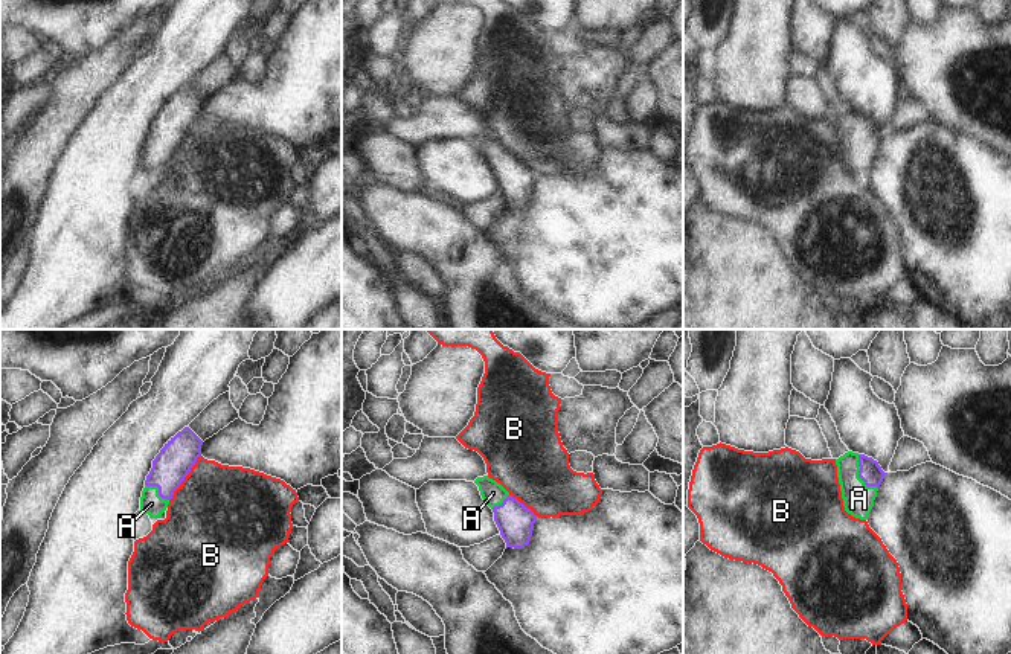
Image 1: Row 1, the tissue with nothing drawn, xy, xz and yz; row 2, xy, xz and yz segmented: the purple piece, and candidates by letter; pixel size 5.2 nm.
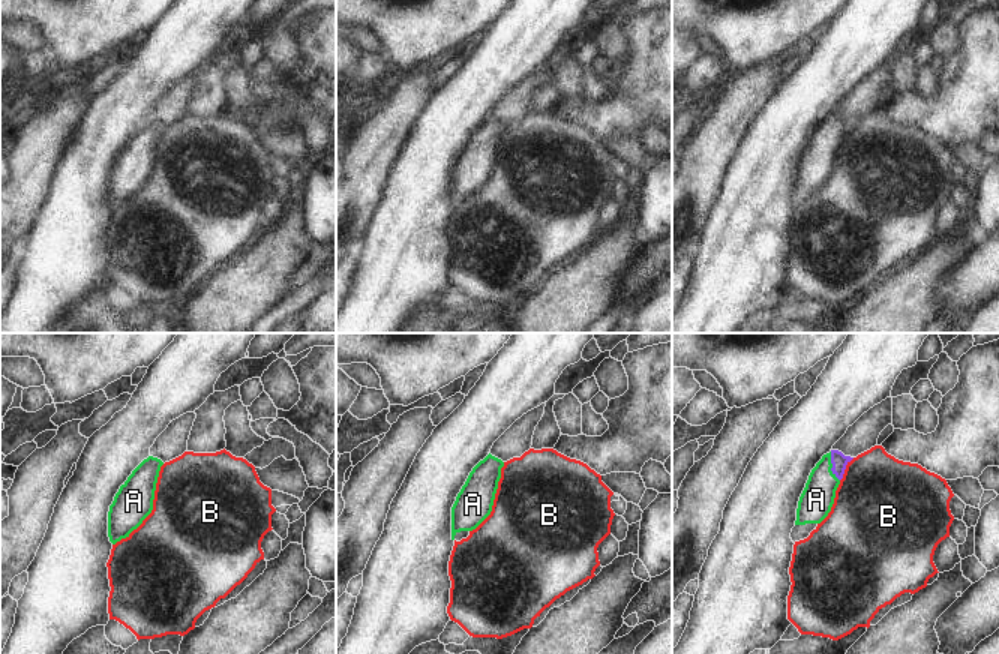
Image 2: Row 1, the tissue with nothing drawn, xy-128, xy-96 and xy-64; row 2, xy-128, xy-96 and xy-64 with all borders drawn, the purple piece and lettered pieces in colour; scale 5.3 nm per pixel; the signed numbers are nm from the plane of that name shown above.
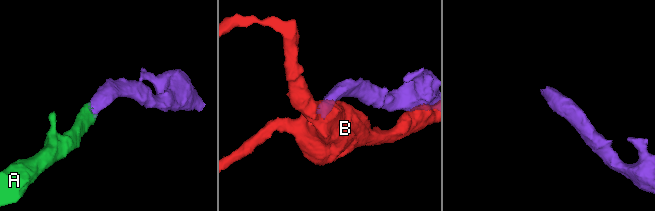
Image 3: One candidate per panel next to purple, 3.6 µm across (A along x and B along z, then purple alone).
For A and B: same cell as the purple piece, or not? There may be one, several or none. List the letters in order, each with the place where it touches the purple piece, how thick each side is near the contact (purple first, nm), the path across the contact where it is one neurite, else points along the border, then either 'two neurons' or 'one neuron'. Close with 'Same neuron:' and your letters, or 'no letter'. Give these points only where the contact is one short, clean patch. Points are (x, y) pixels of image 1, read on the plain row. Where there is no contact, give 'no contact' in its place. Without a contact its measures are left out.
A: yz (859, 134) | 120/160 nm | across yz (871, 131), (859, 134), (859, 157) | one neuron
B: xy (185, 134) | 190/480 nm | two neurons
Same neuron: A

